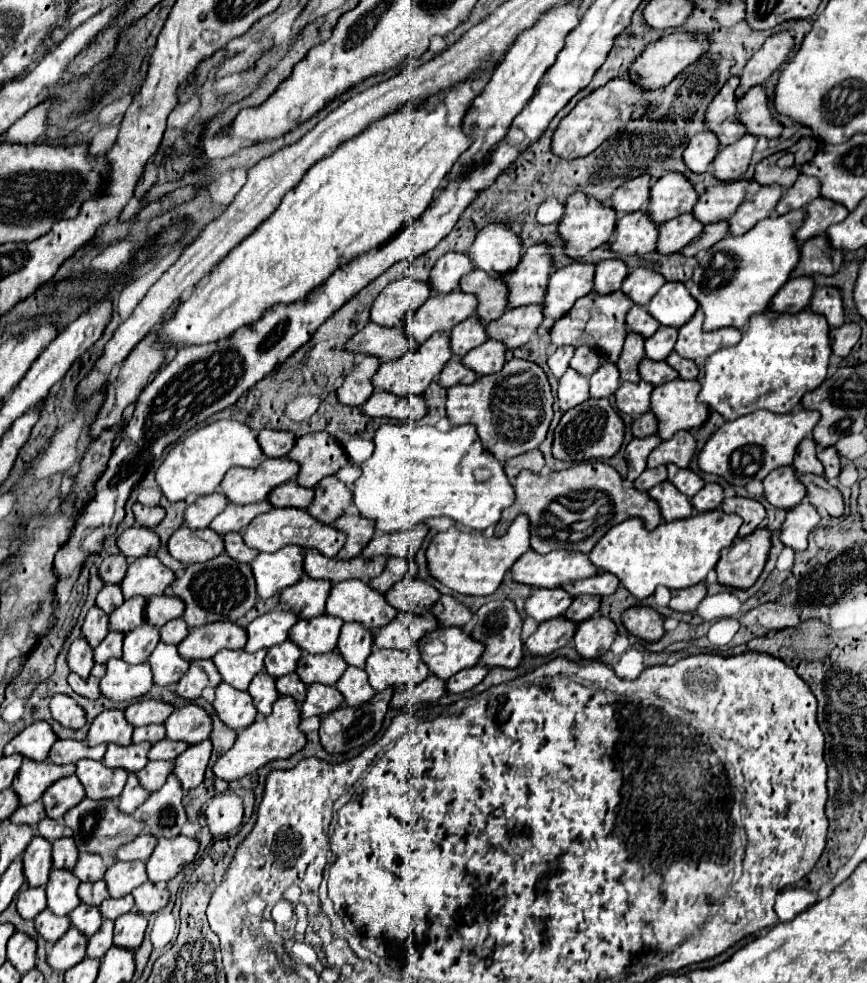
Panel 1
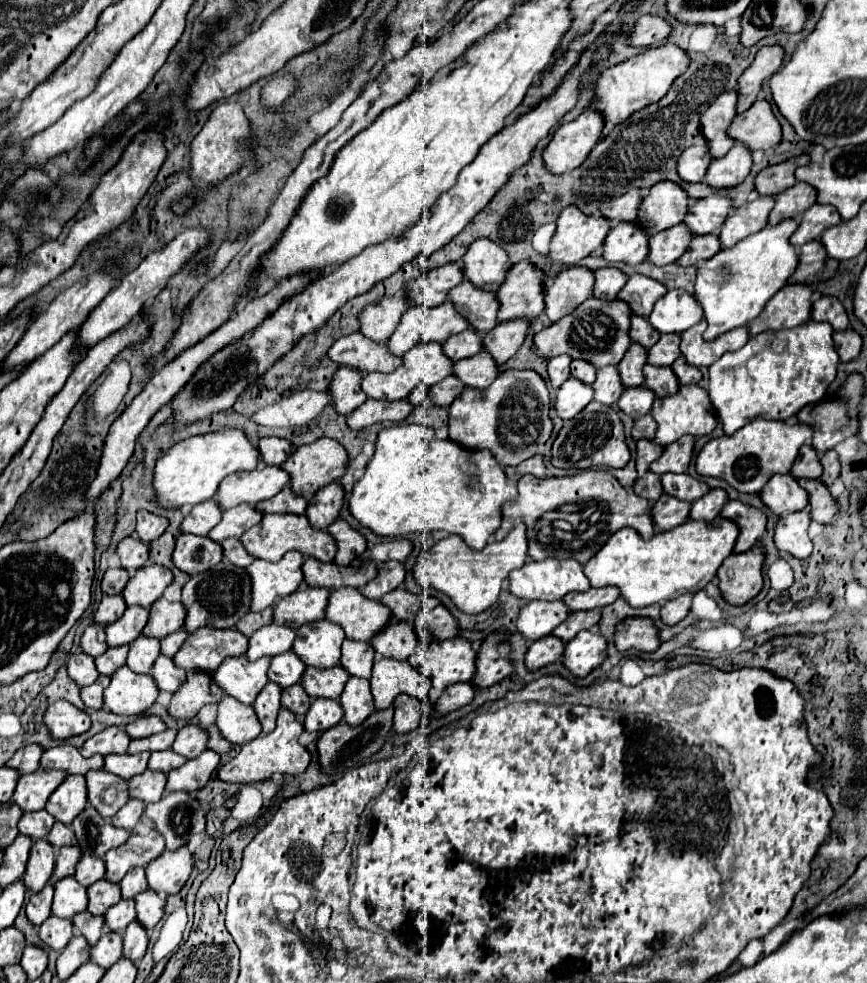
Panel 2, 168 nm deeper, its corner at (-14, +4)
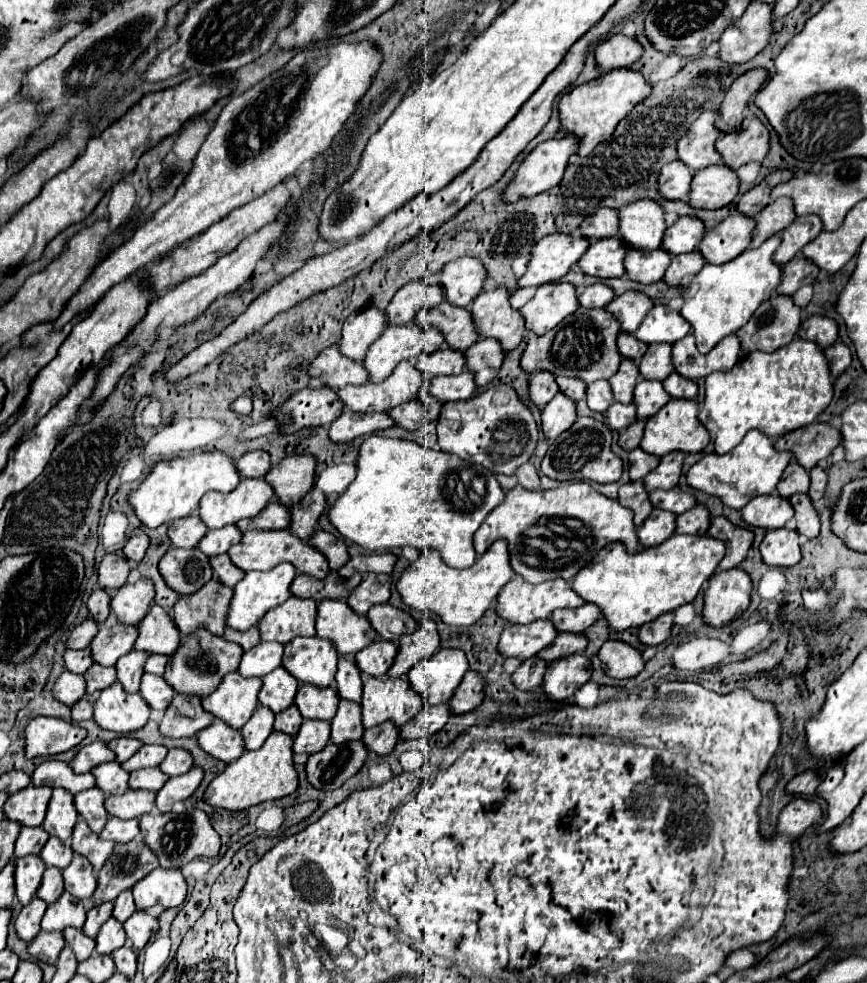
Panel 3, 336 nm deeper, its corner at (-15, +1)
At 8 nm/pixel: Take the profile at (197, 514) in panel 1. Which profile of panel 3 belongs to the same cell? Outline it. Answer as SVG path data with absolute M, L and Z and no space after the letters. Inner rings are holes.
M197 515L177 519L177 521L169 523L169 529L167 529L171 545L183 547L183 549L193 549L205 533L207 533L207 527L203 525L203 521Z

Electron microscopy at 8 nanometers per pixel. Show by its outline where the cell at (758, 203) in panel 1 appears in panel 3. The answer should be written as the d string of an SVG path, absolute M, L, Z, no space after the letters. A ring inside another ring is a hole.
M733 213L715 229L703 235L703 241L699 243L697 251L703 255L707 263L723 265L741 255L749 247L753 229L755 229L753 219L743 217L741 213Z

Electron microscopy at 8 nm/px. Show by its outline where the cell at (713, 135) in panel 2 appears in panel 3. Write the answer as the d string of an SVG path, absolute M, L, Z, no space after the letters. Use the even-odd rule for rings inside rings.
M701 113L687 135L683 135L677 143L677 159L683 161L691 171L701 171L721 161L721 155L715 151L715 139L723 133L715 127L715 119L717 113Z

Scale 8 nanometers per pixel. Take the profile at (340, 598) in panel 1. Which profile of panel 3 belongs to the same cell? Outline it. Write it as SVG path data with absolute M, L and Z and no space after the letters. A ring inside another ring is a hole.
M321 601L315 629L321 639L333 643L337 653L357 653L377 639L367 617L353 615L345 601Z

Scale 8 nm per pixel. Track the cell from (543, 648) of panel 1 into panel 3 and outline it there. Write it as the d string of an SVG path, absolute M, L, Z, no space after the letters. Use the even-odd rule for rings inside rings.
M531 657L527 659L525 663L521 663L519 669L513 671L511 675L511 683L519 689L519 691L531 691L535 687L539 687L543 683L543 675L547 671L547 665L537 659L537 657Z

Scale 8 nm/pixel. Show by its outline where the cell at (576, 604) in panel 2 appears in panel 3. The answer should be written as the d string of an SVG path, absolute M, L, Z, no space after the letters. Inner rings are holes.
M585 603L577 609L559 609L551 615L551 623L559 633L583 633L589 625L593 625L601 617L601 611Z

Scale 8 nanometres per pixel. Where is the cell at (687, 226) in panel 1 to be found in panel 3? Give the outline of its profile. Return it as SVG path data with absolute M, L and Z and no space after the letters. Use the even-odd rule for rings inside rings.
M629 249L625 255L625 273L631 281L651 285L661 281L665 269L671 263L671 255L663 249L655 251L639 251L639 249Z

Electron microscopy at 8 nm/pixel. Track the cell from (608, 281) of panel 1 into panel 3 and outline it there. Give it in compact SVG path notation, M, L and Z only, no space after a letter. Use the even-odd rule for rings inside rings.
M595 283L595 285L589 285L585 287L581 293L579 293L579 305L585 307L585 309L591 309L591 307L605 307L611 299L613 299L613 289L603 285L603 283Z

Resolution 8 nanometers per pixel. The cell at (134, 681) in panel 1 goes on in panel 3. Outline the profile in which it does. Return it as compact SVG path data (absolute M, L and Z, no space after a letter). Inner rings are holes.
M113 683L95 701L93 719L105 731L129 735L147 723L149 711L139 693L127 695L119 683Z

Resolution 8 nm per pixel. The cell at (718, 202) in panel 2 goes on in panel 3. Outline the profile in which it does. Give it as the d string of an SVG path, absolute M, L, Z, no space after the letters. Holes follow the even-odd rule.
M679 217L675 225L665 231L661 247L671 255L681 255L695 251L697 243L703 239L703 223L697 217Z

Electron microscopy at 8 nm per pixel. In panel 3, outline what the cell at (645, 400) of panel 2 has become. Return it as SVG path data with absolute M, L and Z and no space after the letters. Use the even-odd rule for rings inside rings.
M613 403L607 411L605 411L605 417L607 417L607 425L611 427L611 431L621 431L625 427L629 427L631 423L635 423L635 405L629 403L629 405L623 405L623 403Z

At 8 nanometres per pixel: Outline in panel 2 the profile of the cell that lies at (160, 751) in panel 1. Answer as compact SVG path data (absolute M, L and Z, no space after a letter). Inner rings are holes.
M172 748L170 750L162 750L162 752L152 752L148 768L150 770L162 770L162 772L170 772L172 768L178 768L186 762L184 756L178 756Z

